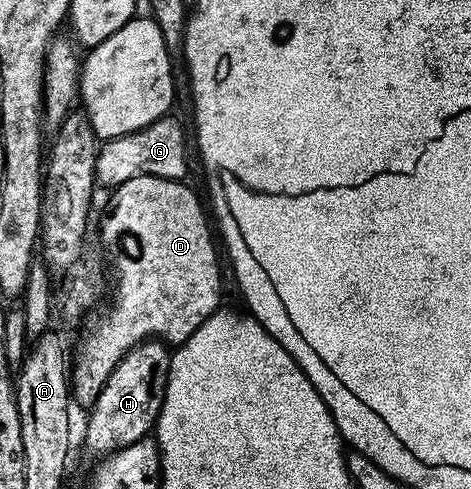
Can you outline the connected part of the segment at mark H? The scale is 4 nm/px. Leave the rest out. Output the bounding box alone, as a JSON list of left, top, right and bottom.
[85,339,171,458]

